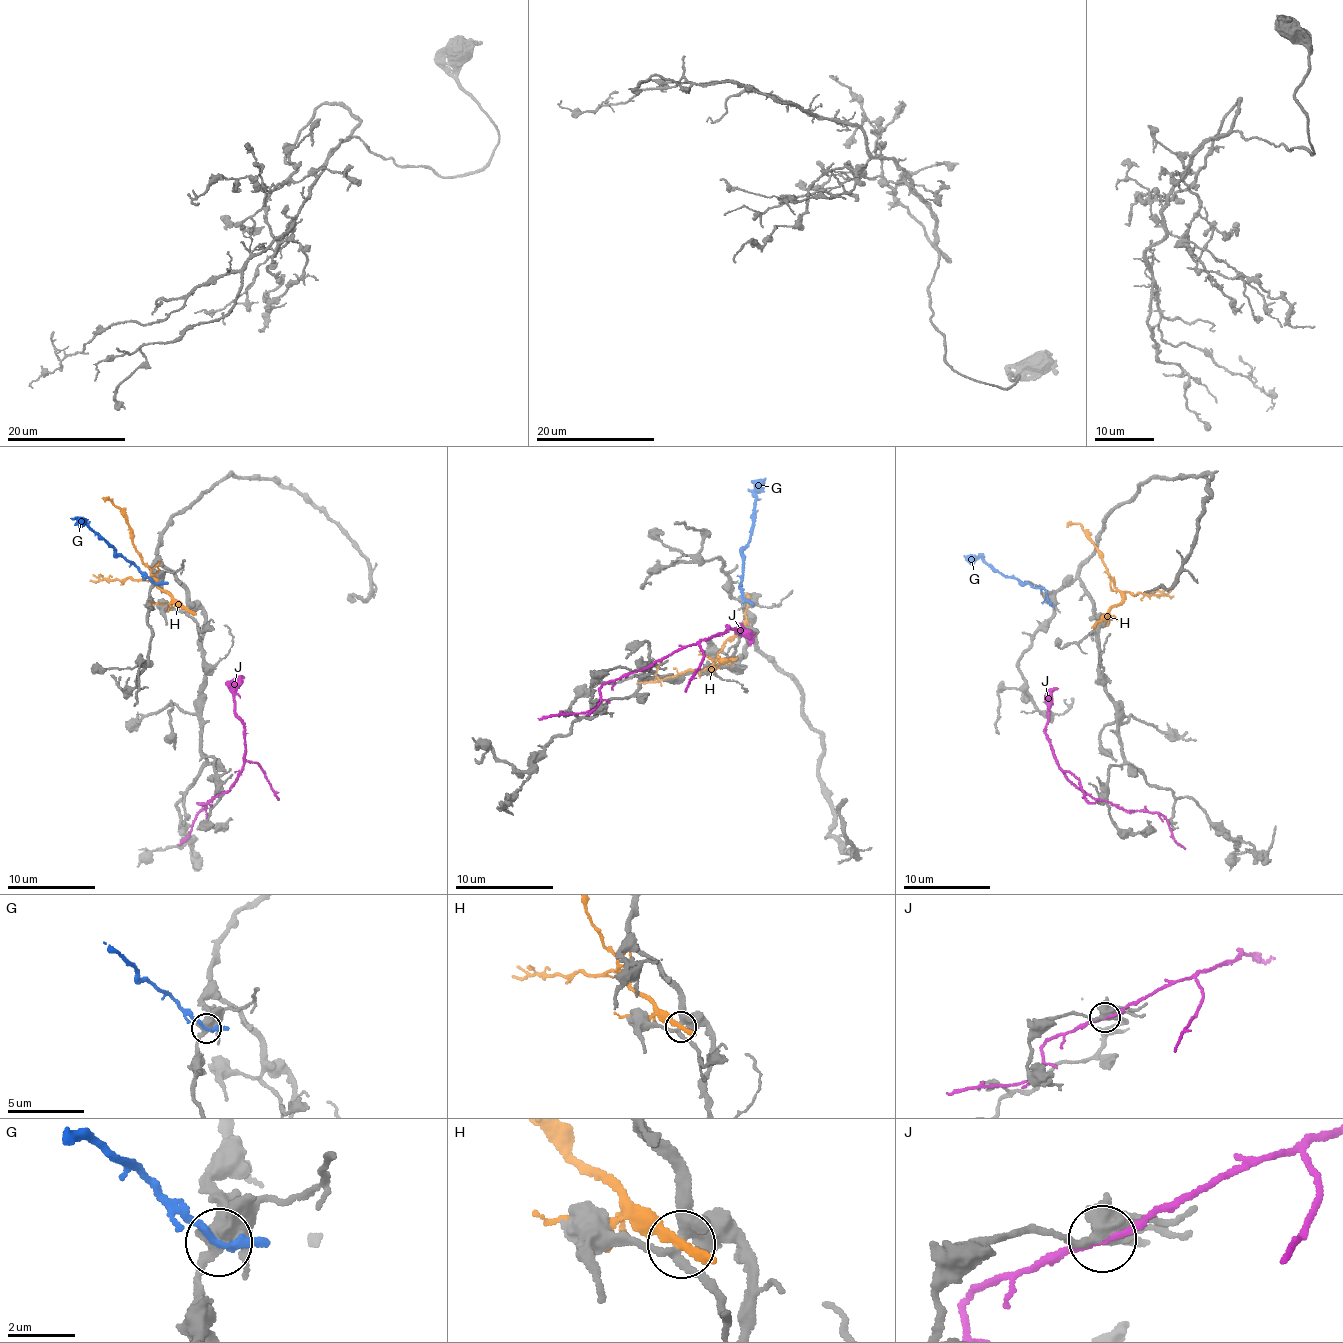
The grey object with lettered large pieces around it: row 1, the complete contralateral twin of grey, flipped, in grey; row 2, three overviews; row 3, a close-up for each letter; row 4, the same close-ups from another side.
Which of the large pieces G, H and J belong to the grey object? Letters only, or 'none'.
J

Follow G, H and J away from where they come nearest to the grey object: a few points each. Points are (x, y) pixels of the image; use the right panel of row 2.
G: (1050, 604), (1043, 589), (1020, 584), (1014, 577), (993, 572), (981, 559), (964, 554)
H: (1097, 622), (1103, 621), (1117, 607), (1122, 595), (1101, 560), (1101, 552), (1079, 523), (1066, 522)
J: (1105, 802), (1080, 789), (1061, 771), (1045, 729), (1048, 698), (1058, 689)

